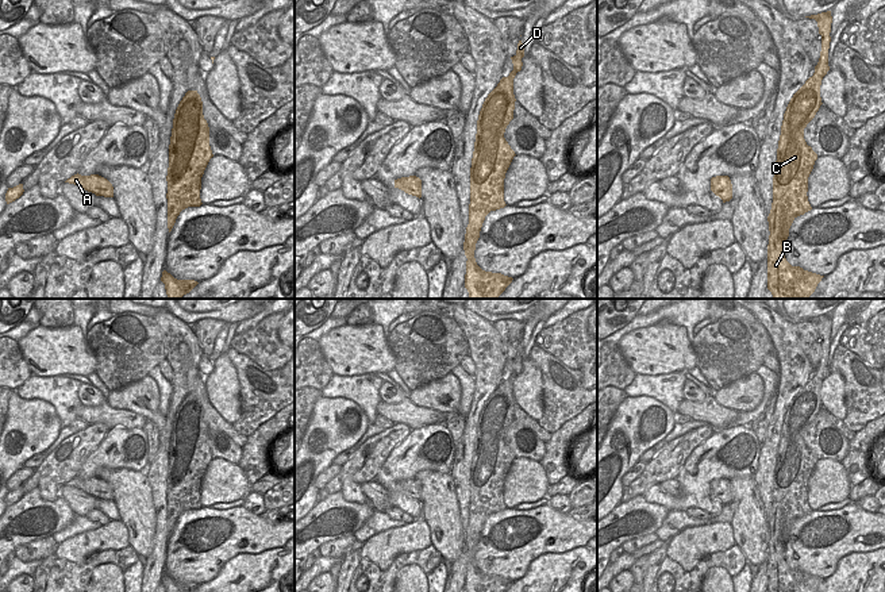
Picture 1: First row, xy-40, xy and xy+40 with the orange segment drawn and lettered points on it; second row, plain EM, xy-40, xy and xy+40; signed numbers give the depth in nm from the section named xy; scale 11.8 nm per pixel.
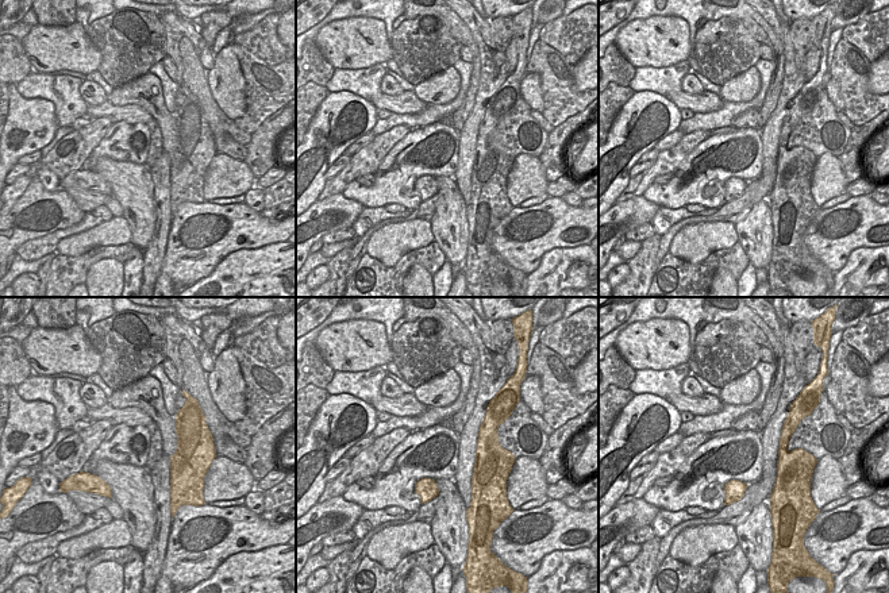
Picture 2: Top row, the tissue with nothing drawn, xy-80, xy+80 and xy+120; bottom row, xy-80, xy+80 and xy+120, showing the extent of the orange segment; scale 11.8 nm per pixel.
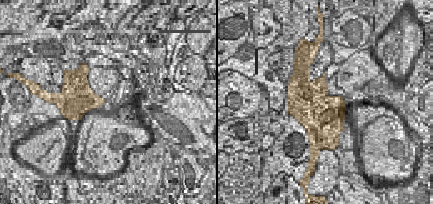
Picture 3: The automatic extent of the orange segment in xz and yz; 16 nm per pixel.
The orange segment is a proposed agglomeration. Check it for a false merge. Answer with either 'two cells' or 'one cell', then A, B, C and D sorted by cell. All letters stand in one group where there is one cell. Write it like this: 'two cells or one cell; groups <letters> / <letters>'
two cells; groups A / B C D

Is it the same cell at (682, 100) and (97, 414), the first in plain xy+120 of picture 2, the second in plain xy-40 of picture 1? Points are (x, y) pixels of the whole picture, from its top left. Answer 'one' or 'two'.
one

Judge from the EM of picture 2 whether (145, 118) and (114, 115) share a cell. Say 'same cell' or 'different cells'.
same cell

